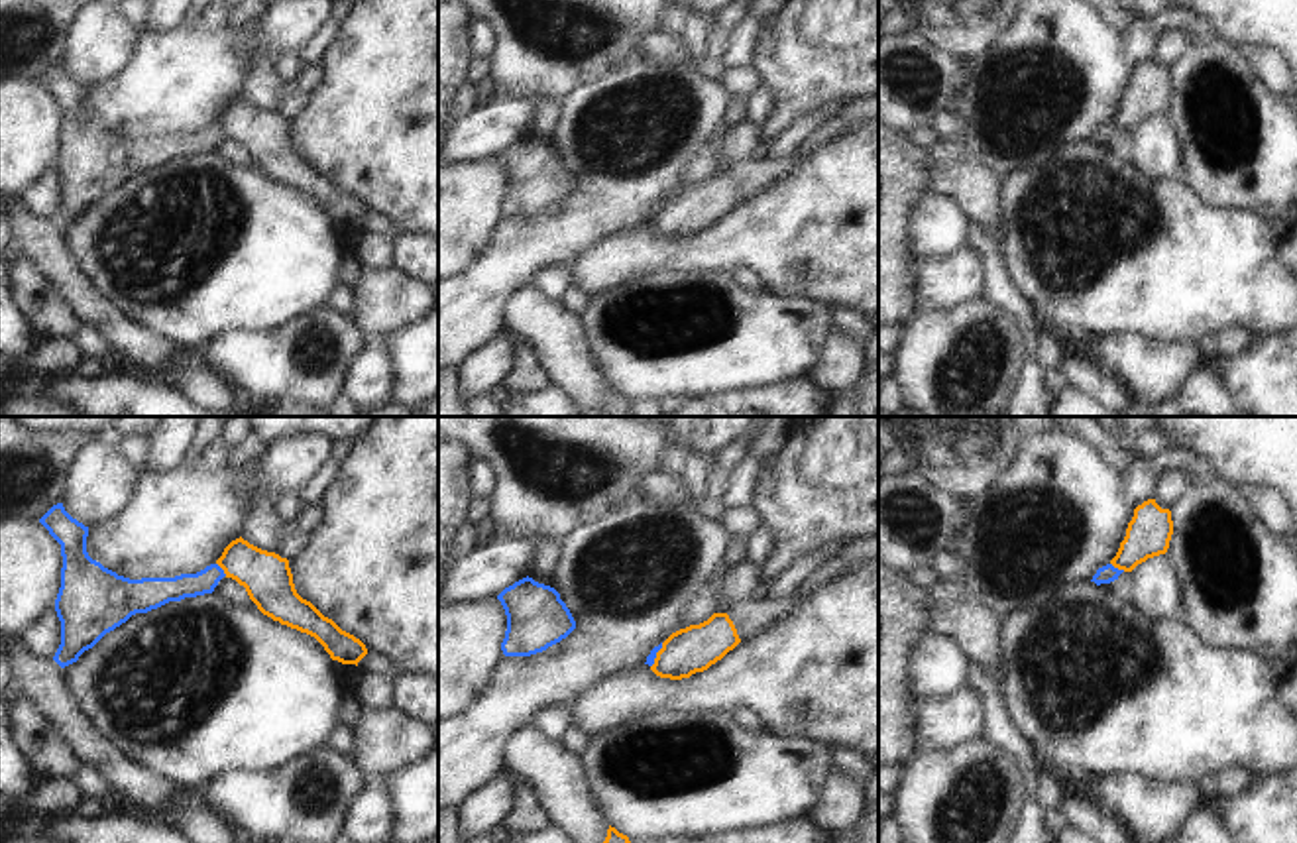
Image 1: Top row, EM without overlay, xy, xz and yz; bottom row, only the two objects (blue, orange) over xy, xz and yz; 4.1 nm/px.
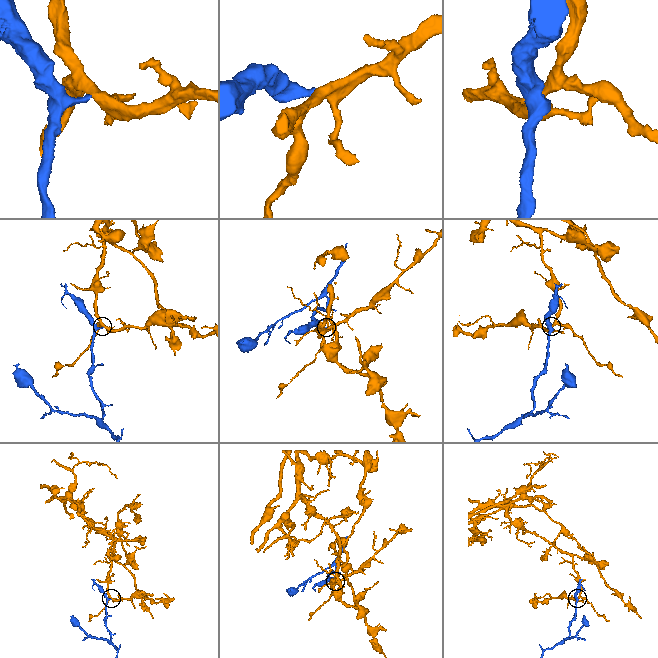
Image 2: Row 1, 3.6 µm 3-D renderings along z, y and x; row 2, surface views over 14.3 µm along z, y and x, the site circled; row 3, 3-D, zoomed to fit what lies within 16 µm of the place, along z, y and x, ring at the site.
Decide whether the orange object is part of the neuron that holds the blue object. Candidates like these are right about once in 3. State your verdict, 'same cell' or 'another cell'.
another cell

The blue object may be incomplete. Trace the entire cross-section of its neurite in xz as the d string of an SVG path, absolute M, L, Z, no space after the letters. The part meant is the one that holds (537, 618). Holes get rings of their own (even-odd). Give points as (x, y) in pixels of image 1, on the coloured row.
M529 576L505 588L497 599L507 615L507 631L501 643L505 656L542 652L576 629L560 593Z

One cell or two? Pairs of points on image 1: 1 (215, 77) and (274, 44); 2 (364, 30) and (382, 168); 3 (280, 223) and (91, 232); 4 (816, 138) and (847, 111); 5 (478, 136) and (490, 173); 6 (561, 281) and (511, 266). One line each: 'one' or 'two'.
1: one
2: one
3: one
4: one
5: two
6: two

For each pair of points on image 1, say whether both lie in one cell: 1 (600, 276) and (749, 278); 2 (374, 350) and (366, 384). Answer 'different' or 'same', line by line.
1: different
2: same

